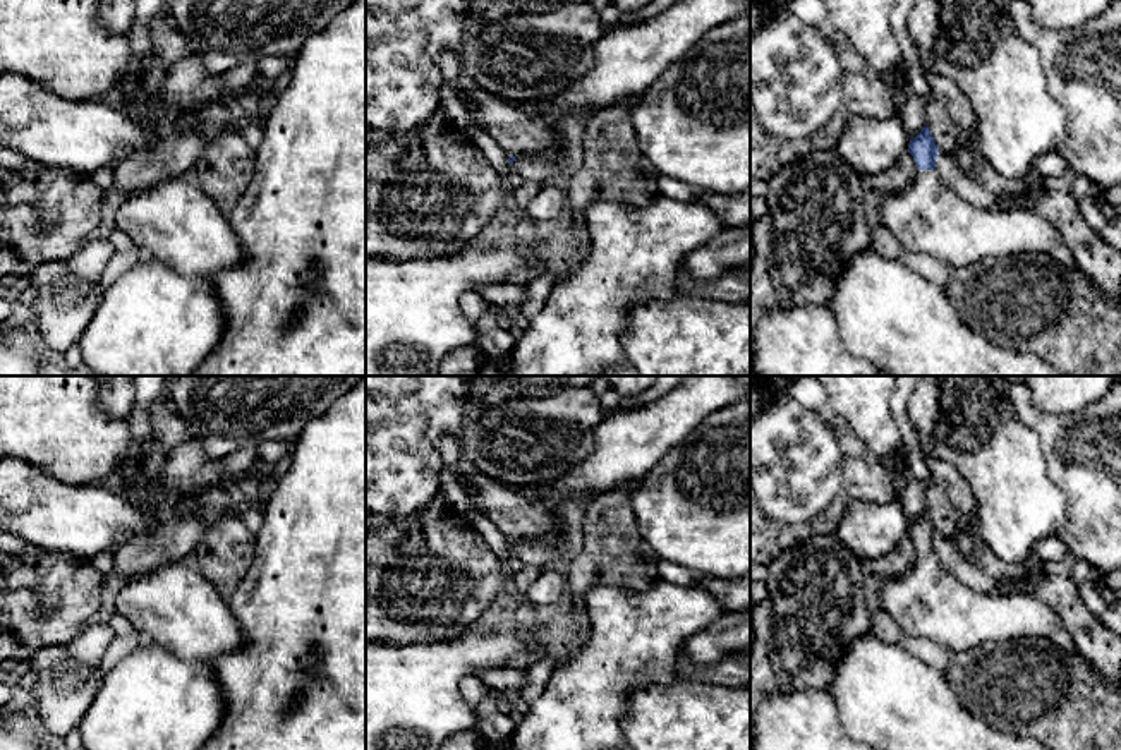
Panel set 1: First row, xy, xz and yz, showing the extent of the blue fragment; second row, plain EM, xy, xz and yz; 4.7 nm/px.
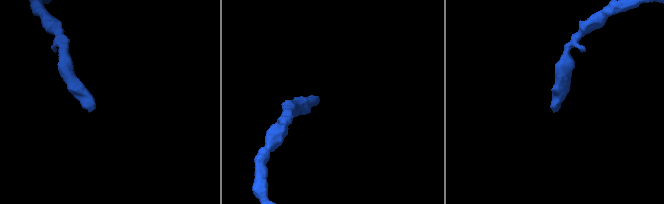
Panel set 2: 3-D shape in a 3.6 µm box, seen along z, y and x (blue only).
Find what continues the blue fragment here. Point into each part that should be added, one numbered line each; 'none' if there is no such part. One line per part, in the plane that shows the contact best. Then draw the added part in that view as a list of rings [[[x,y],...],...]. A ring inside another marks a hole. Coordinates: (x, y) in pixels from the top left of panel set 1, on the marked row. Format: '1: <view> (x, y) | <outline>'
1: yz (927, 218) | [[[918,170],[908,189],[888,194],[879,209],[881,223],[896,237],[903,252],[932,256],[953,268],[966,268],[987,257],[1020,252],[1047,252],[1063,266],[1075,264],[1059,230],[1027,208],[985,209],[949,191],[936,170]]]

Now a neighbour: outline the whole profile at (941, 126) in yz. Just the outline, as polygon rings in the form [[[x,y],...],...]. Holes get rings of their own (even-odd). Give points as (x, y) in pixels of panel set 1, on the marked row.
[[[932,94],[924,101],[924,115],[939,151],[951,154],[958,144],[958,127]]]

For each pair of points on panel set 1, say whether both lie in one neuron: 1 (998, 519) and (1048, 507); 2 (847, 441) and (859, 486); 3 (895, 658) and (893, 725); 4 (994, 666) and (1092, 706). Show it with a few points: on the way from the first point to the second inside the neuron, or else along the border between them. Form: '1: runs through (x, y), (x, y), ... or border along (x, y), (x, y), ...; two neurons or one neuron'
1: runs through (1010, 515), (1018, 507), (1036, 507); one neuron
2: runs through (854, 452), (859, 476); one neuron
3: runs through (893, 675), (893, 707); one neuron
4: runs through (1018, 685), (1029, 685), (1068, 706); one neuron

